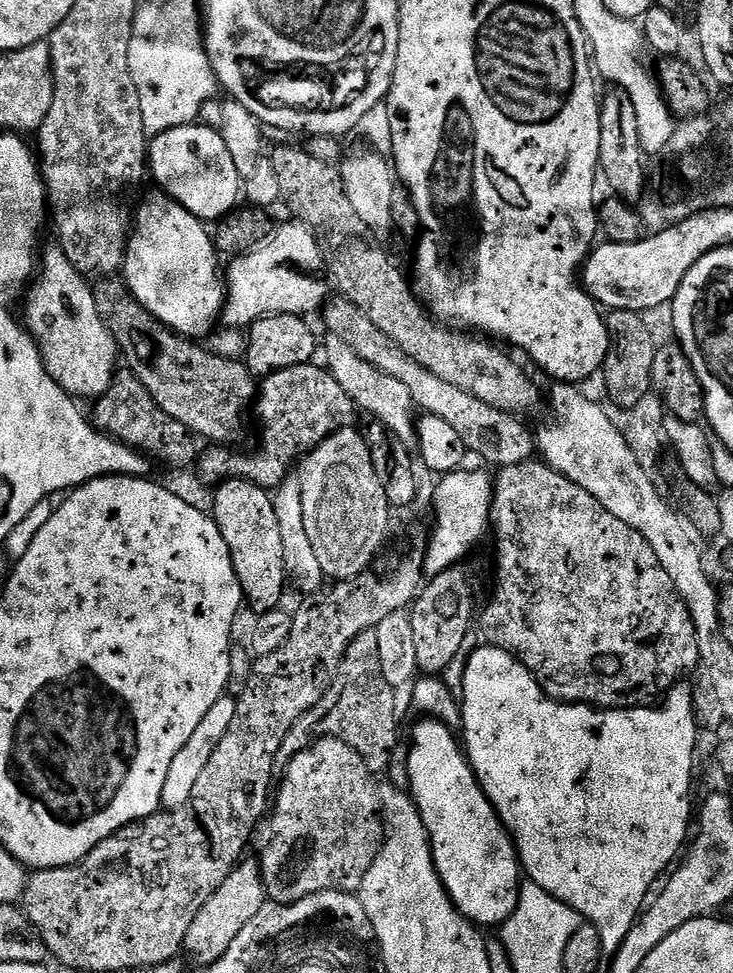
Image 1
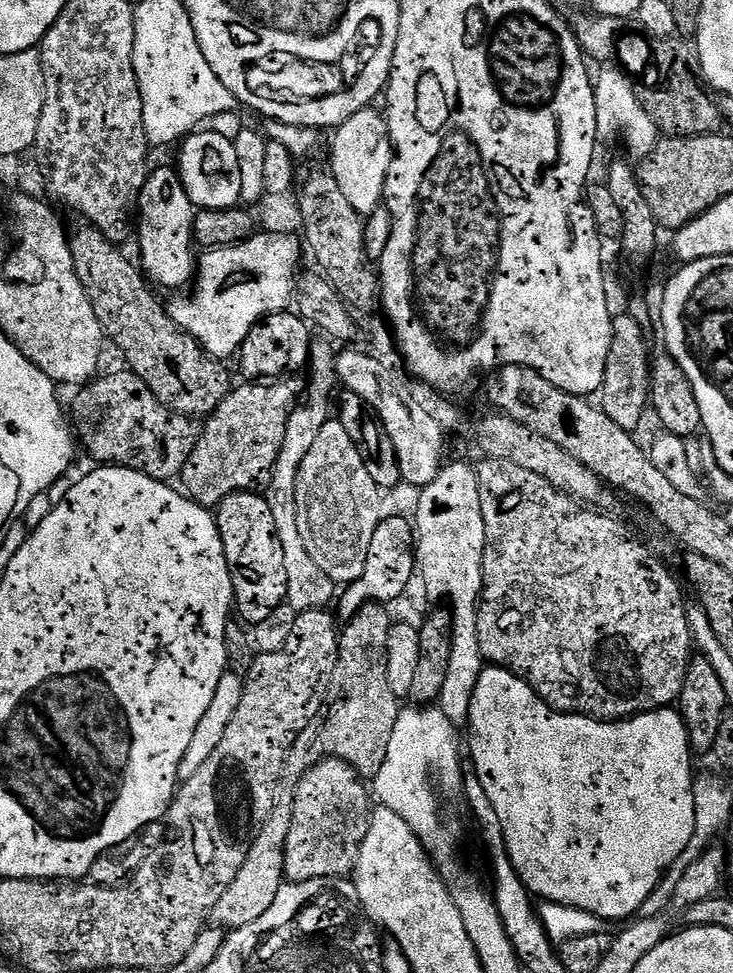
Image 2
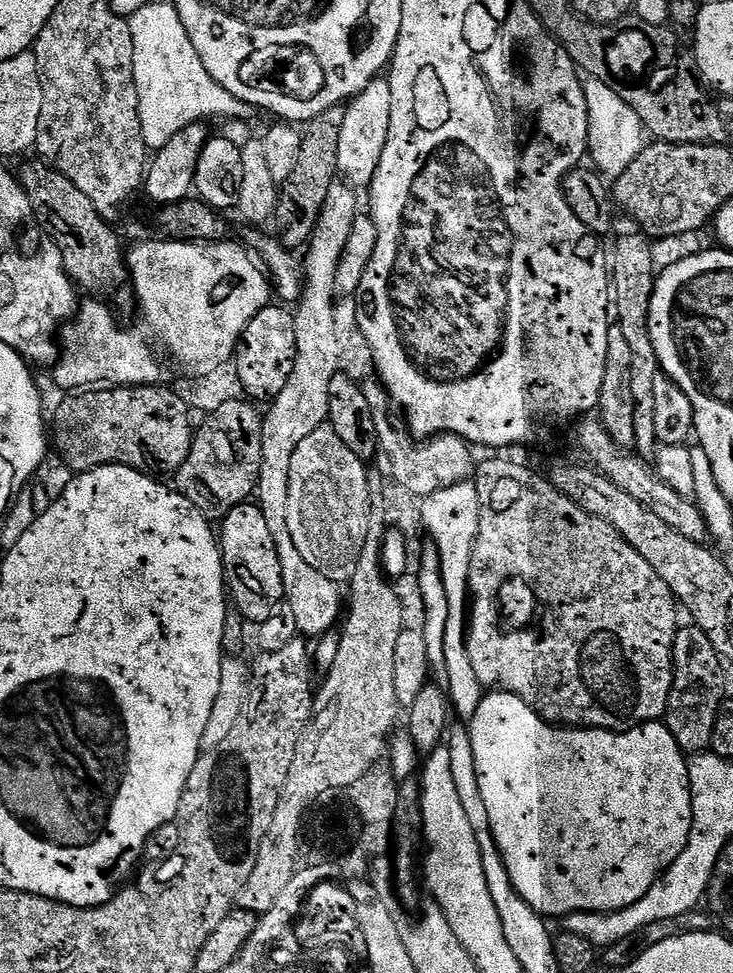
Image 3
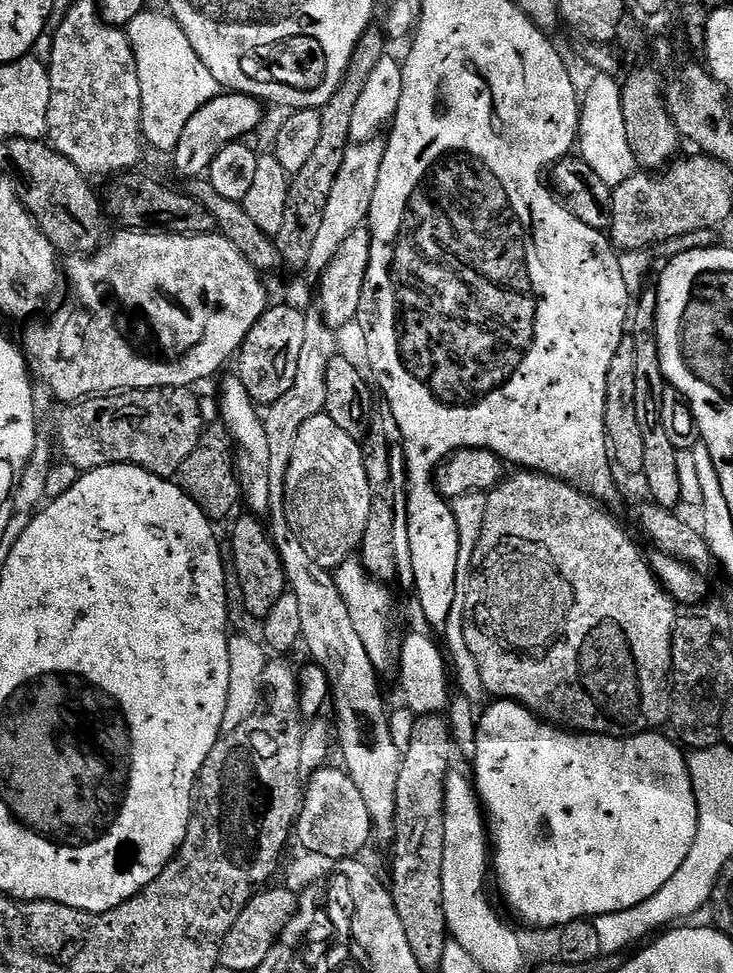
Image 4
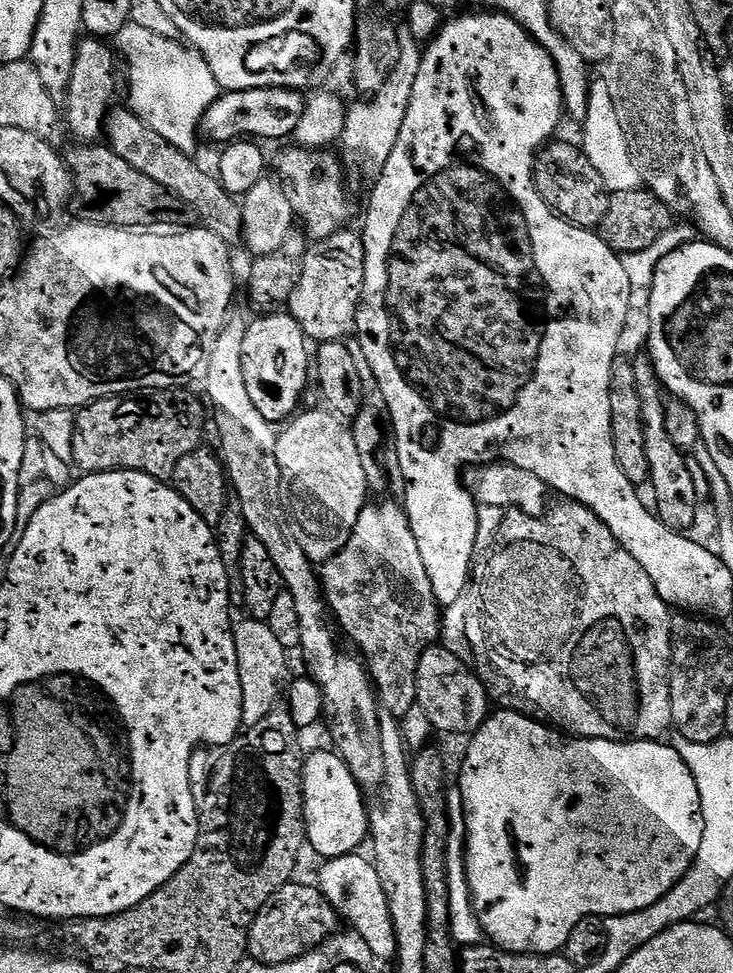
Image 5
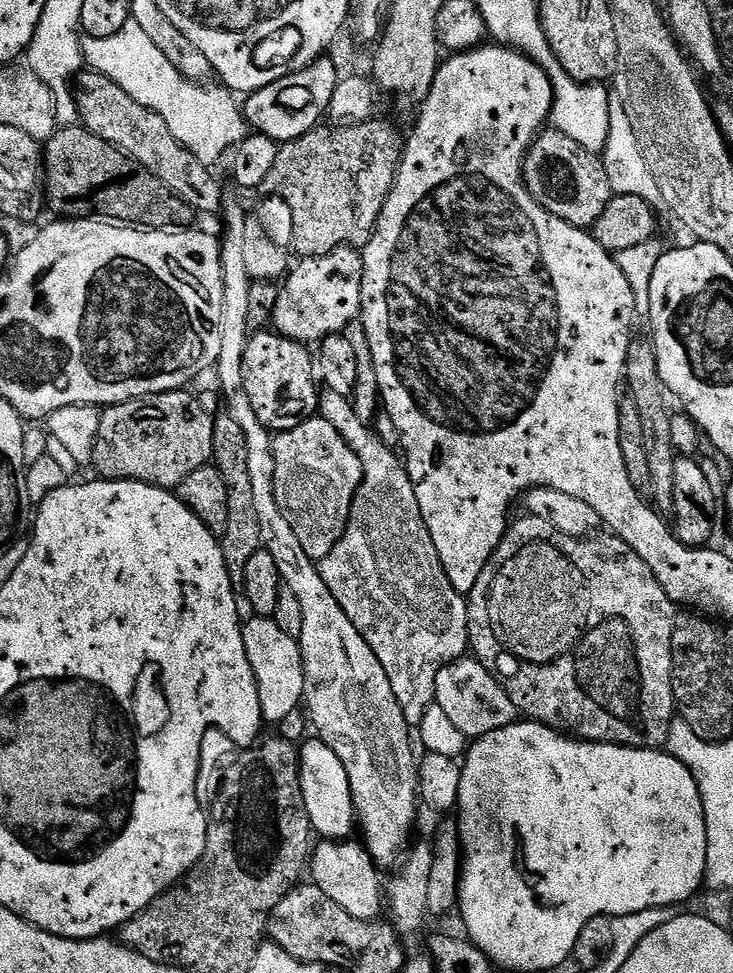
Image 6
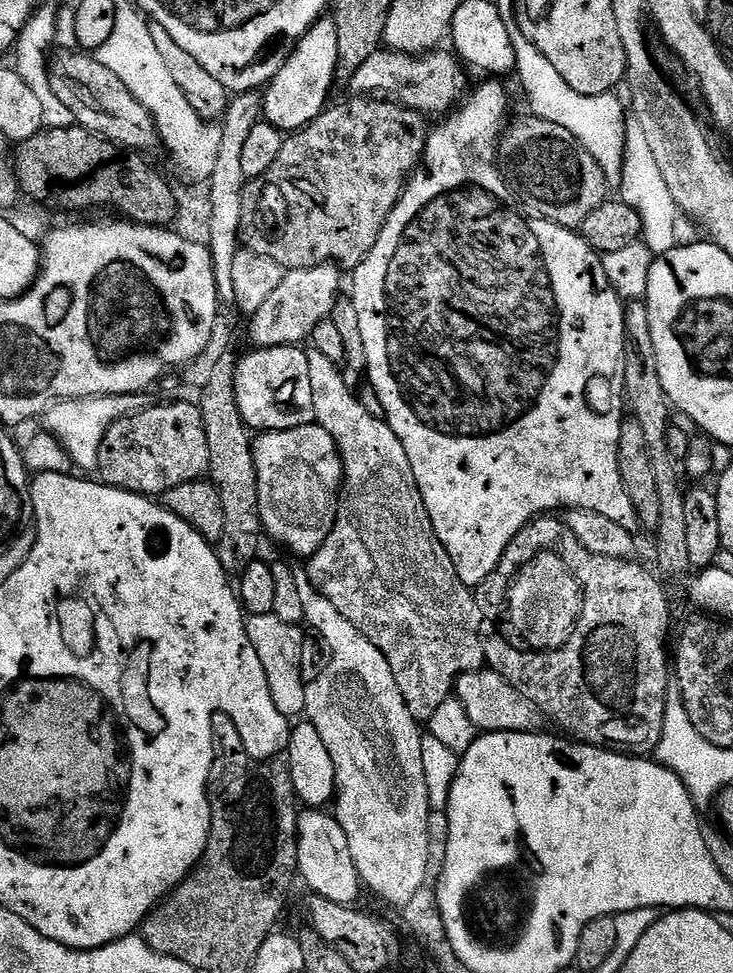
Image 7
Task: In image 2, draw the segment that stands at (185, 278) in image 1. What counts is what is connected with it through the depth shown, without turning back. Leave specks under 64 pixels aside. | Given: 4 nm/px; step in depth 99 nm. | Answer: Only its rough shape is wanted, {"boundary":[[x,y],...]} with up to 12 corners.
{"boundary":[[175,167],[140,195],[138,264],[186,287],[198,267],[194,205]]}

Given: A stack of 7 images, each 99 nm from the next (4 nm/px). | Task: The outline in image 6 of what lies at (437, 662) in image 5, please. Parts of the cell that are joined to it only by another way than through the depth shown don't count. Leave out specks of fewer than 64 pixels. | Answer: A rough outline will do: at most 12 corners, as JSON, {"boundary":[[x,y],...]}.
{"boundary":[[475,658],[436,673],[435,704],[466,738],[518,713]]}

